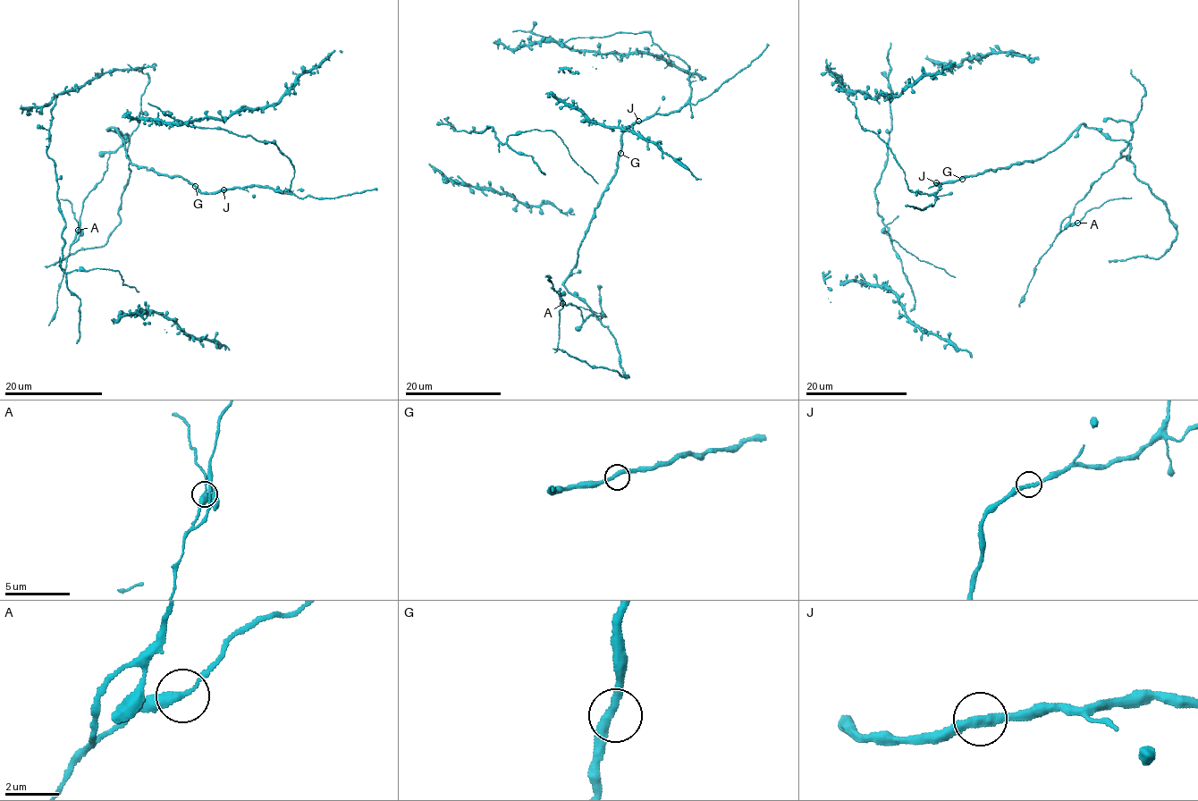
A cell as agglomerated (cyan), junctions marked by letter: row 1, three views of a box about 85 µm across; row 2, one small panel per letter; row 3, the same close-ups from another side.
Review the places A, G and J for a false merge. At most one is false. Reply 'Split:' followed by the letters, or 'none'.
Split: none

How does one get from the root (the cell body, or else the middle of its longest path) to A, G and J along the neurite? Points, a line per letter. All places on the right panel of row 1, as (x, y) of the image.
A: (896, 160), (909, 189), (930, 194), (1038, 160), (1084, 124), (1128, 143), (1075, 205), (1077, 223)
G: (896, 160), (905, 173), (907, 188), (915, 192), (930, 194), (940, 186), (934, 182), (936, 185), (962, 179)
J: (896, 160), (905, 173), (909, 189), (930, 194), (940, 188), (936, 182)

